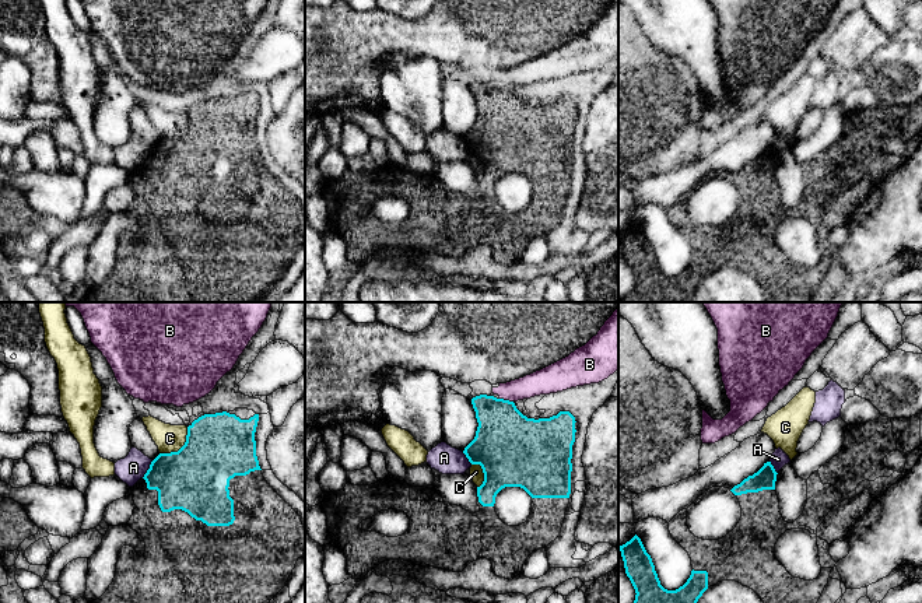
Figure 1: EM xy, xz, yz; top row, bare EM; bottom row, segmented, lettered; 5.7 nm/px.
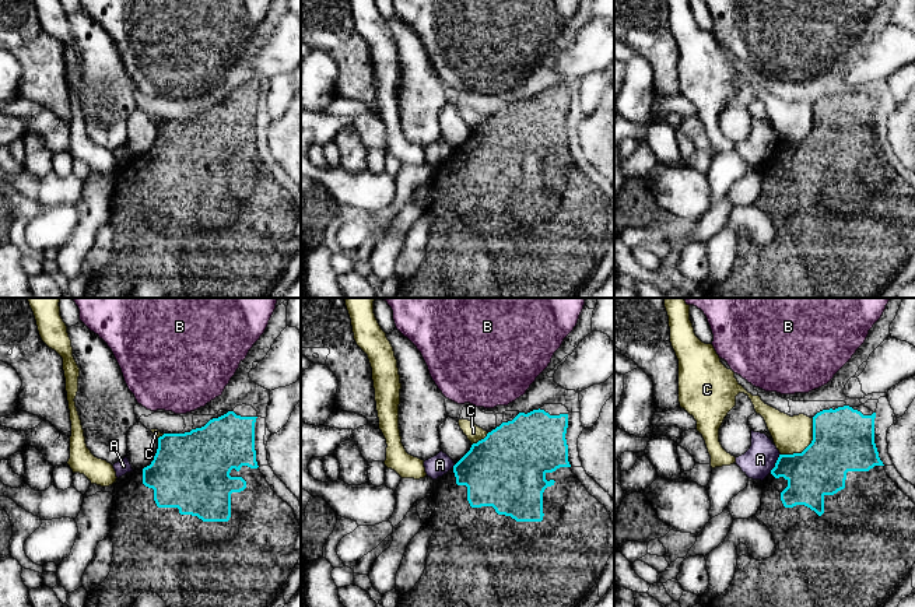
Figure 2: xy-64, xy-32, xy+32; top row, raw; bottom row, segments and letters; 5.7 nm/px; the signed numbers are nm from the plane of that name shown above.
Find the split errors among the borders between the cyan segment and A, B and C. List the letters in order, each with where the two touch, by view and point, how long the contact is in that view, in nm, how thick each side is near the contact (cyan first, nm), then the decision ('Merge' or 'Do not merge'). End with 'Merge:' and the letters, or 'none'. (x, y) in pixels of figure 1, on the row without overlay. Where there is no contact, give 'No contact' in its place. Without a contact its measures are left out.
A: Touches cyan at xy (149, 155). Shared border 120 nm. Thickness 360 nm (cyan) against 150 nm. Do not merge
B: Touches cyan at xz (505, 87). Shared border 90 nm. Thickness 380 nm (cyan) against 140 nm. Do not merge
C: Touches cyan at xy (181, 135). Shared border 220 nm. Thickness 380 nm (cyan) against 160 nm. Do not merge
Merge: none

